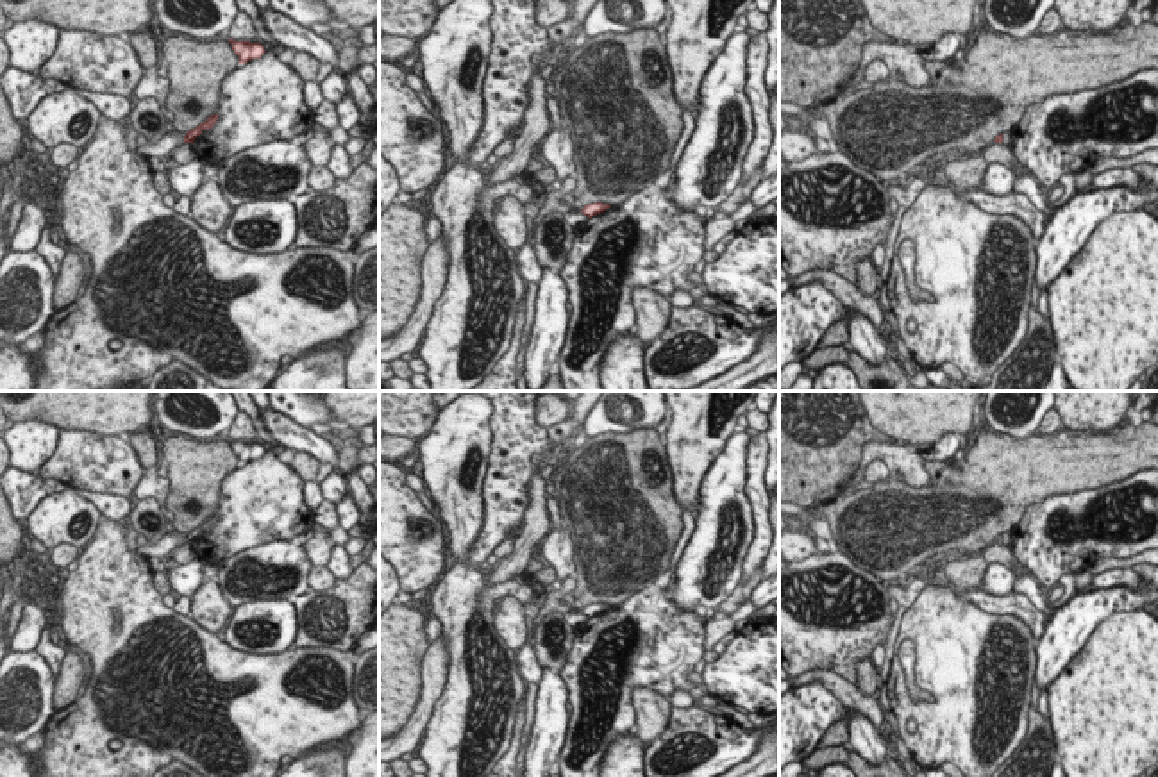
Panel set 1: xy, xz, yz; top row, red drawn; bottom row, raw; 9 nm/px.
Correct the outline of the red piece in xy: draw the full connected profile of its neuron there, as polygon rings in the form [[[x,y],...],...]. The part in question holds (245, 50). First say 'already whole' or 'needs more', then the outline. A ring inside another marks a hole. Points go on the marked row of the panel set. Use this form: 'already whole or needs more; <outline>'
already whole; [[[229,39],[234,54],[239,57],[239,64],[245,64],[252,59],[261,59],[261,55],[266,52],[261,43],[250,43],[250,41],[234,41]]]

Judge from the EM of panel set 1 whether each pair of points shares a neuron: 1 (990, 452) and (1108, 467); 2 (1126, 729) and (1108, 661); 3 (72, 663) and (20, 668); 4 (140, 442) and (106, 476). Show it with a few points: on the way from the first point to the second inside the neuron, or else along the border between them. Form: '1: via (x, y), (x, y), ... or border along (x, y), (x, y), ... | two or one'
1: via (1019, 472), (1062, 472), (1067, 467), (1080, 467) | one
2: via (1114, 713), (1114, 677) | one
3: border along (54, 676), (56, 706) | two
4: border along (131, 442), (147, 468) | two

